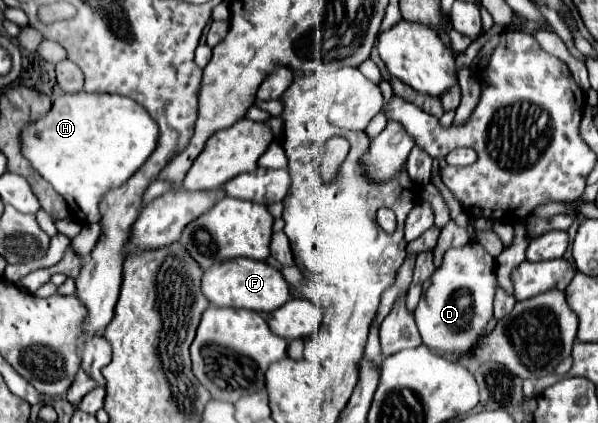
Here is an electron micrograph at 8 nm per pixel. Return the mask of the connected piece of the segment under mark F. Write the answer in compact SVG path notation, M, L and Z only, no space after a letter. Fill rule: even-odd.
M237 257L213 265L203 273L201 281L203 295L209 299L211 305L217 307L245 307L259 313L271 313L283 307L291 299L291 287L283 279L281 271L267 265L265 261L253 261L247 257Z

